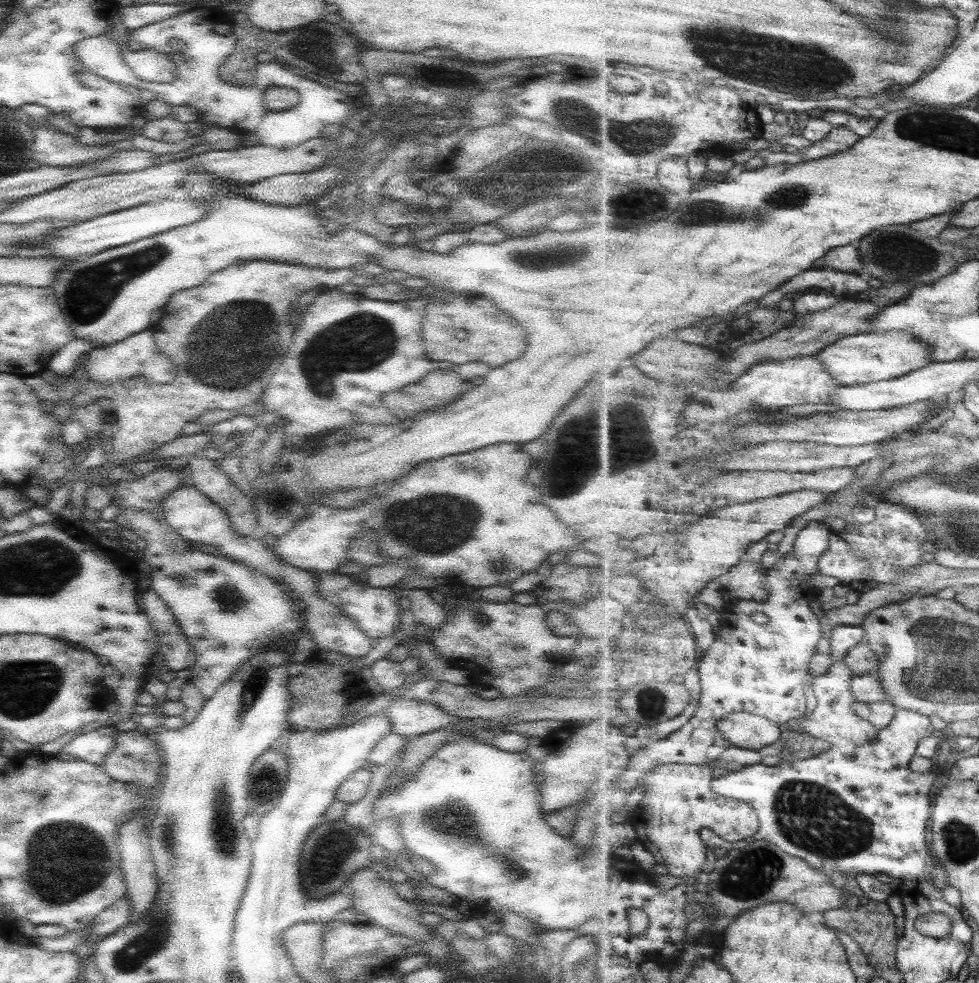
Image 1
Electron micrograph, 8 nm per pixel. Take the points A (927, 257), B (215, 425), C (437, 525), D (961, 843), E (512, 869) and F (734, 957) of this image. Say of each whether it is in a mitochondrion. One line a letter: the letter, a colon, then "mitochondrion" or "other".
A: mitochondrion
B: other
C: mitochondrion
D: mitochondrion
E: mitochondrion
F: other

